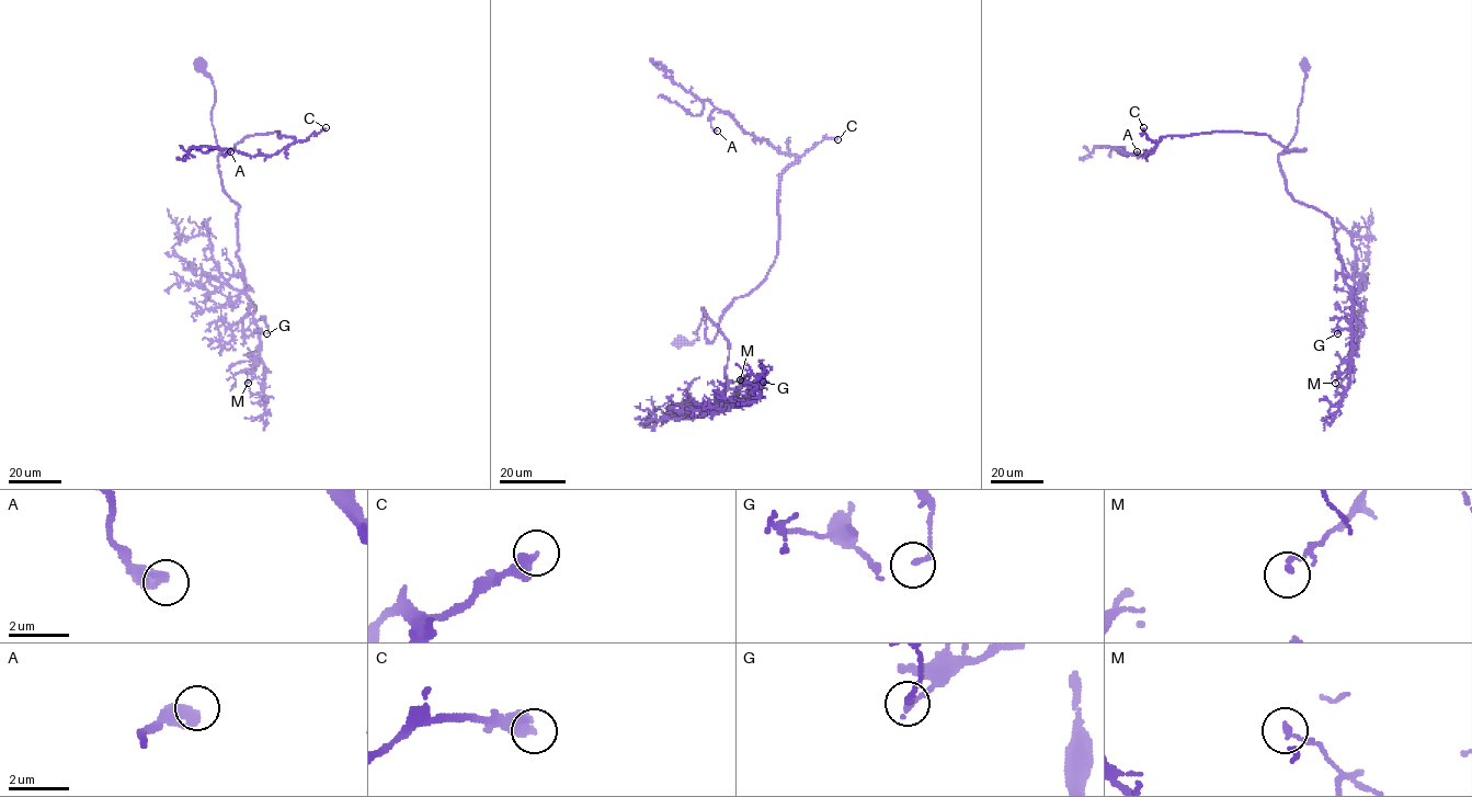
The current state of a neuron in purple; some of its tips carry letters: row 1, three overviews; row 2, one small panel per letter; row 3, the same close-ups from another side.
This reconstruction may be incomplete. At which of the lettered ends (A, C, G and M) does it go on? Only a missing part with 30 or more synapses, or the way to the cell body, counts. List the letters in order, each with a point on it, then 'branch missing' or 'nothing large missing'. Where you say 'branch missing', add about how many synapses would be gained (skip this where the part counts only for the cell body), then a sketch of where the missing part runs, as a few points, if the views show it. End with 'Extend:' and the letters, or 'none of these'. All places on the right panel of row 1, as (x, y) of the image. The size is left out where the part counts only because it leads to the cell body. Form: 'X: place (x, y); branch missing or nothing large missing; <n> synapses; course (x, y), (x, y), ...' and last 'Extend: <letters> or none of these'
A: place (1137, 151); nothing large missing
C: place (1143, 127); branch missing; 30 synapses
G: place (1337, 333); nothing large missing
M: place (1335, 383); nothing large missing
Extend: C

